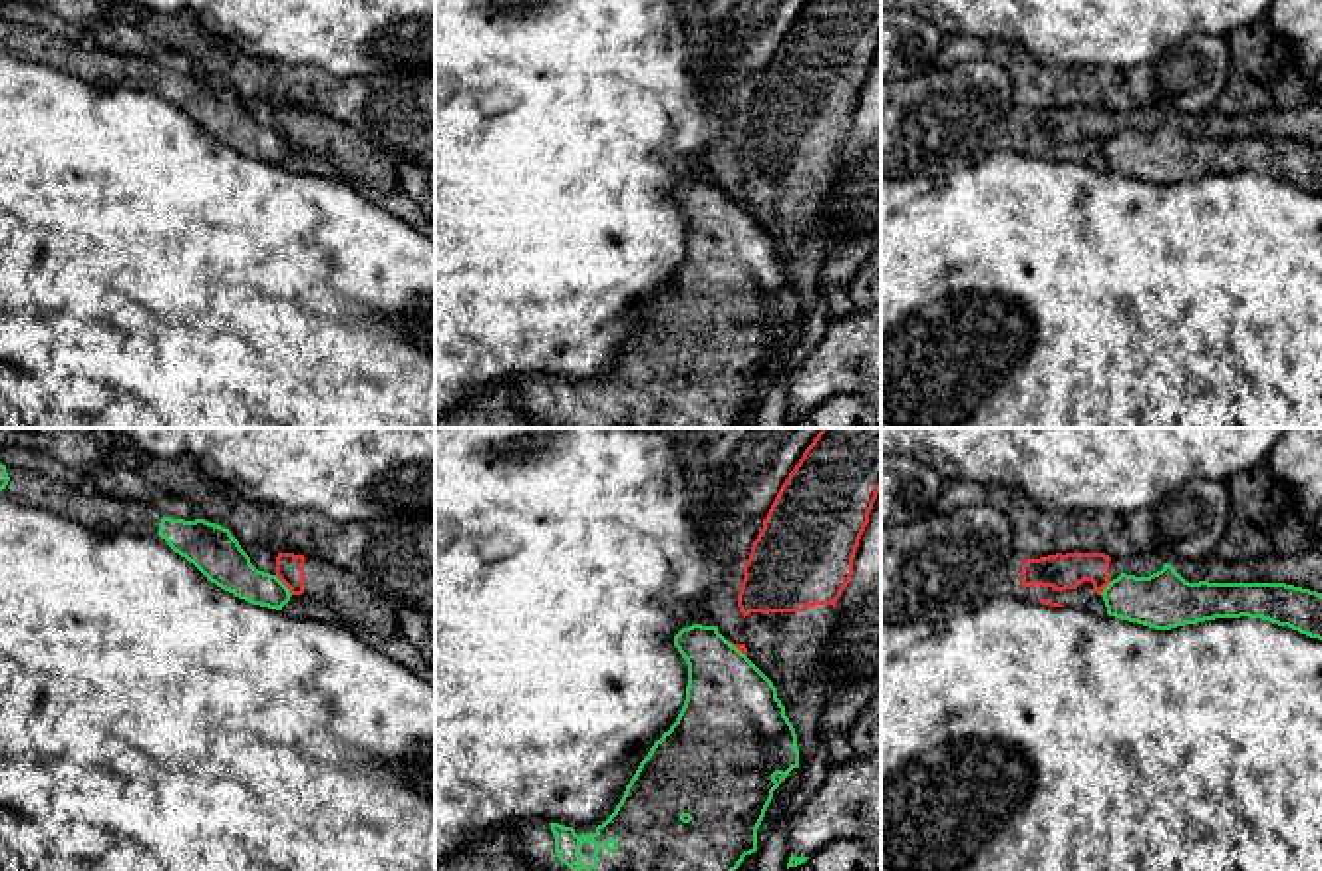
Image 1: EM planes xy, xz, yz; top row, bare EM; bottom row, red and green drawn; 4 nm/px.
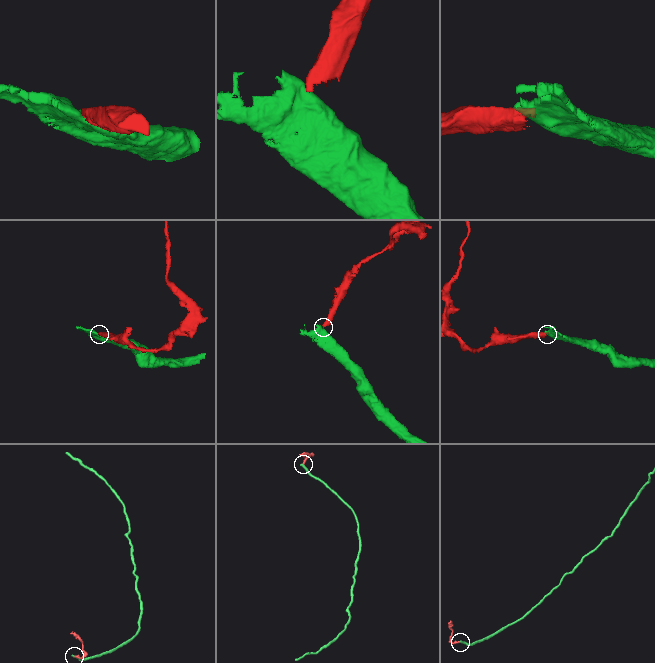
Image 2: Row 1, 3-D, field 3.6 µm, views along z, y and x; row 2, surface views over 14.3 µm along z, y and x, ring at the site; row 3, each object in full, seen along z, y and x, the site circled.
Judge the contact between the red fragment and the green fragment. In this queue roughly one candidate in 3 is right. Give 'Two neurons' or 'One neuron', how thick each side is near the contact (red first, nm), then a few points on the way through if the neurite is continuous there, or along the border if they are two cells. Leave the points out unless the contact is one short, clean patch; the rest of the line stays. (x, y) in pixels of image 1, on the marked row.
Two neurons. Thickness 110 nm (red) against 180 nm. Boundary: xy (275, 575), (293, 593)

